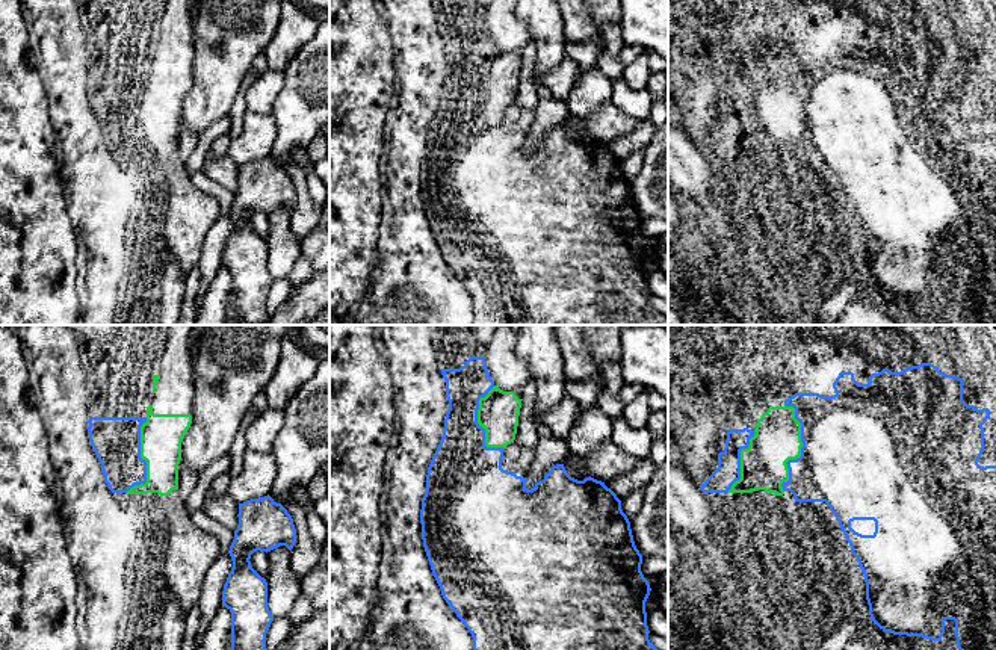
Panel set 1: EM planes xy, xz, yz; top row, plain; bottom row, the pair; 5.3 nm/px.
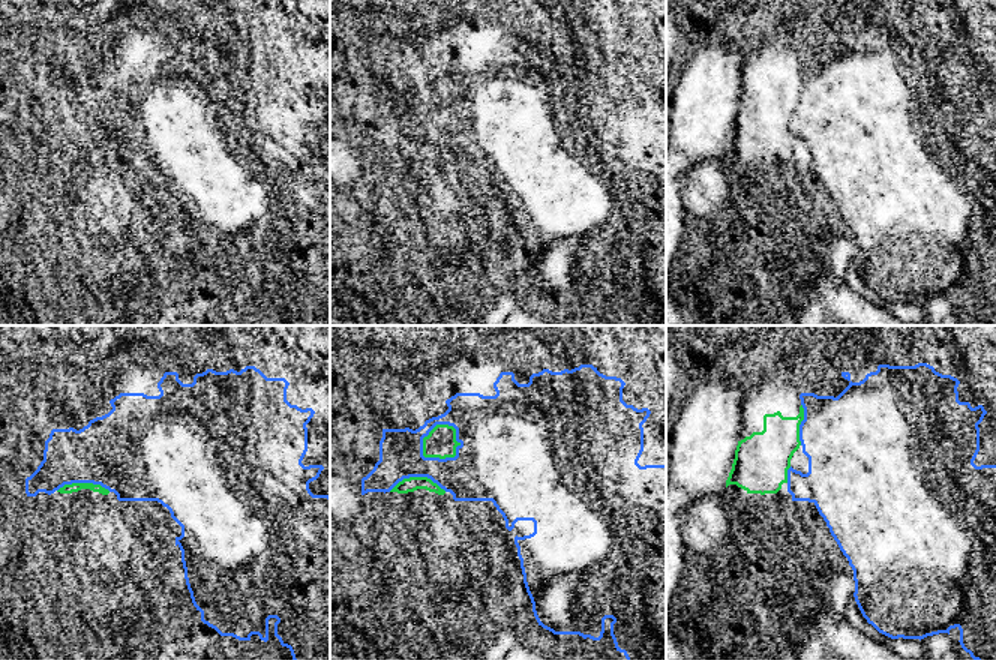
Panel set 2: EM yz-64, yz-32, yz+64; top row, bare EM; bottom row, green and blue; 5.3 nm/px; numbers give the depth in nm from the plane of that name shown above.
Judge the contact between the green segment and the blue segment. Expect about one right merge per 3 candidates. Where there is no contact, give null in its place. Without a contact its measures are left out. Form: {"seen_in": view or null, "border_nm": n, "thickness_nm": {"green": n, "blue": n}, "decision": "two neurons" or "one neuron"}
{"seen_in": "yz", "border_nm": 460, "thickness_nm": {"green": 240, "blue": 480}, "decision": "two neurons"}

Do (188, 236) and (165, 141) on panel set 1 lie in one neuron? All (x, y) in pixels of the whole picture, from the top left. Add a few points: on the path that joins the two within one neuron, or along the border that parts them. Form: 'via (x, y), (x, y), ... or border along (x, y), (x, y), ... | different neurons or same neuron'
via (188, 212), (174, 165) | same neuron

